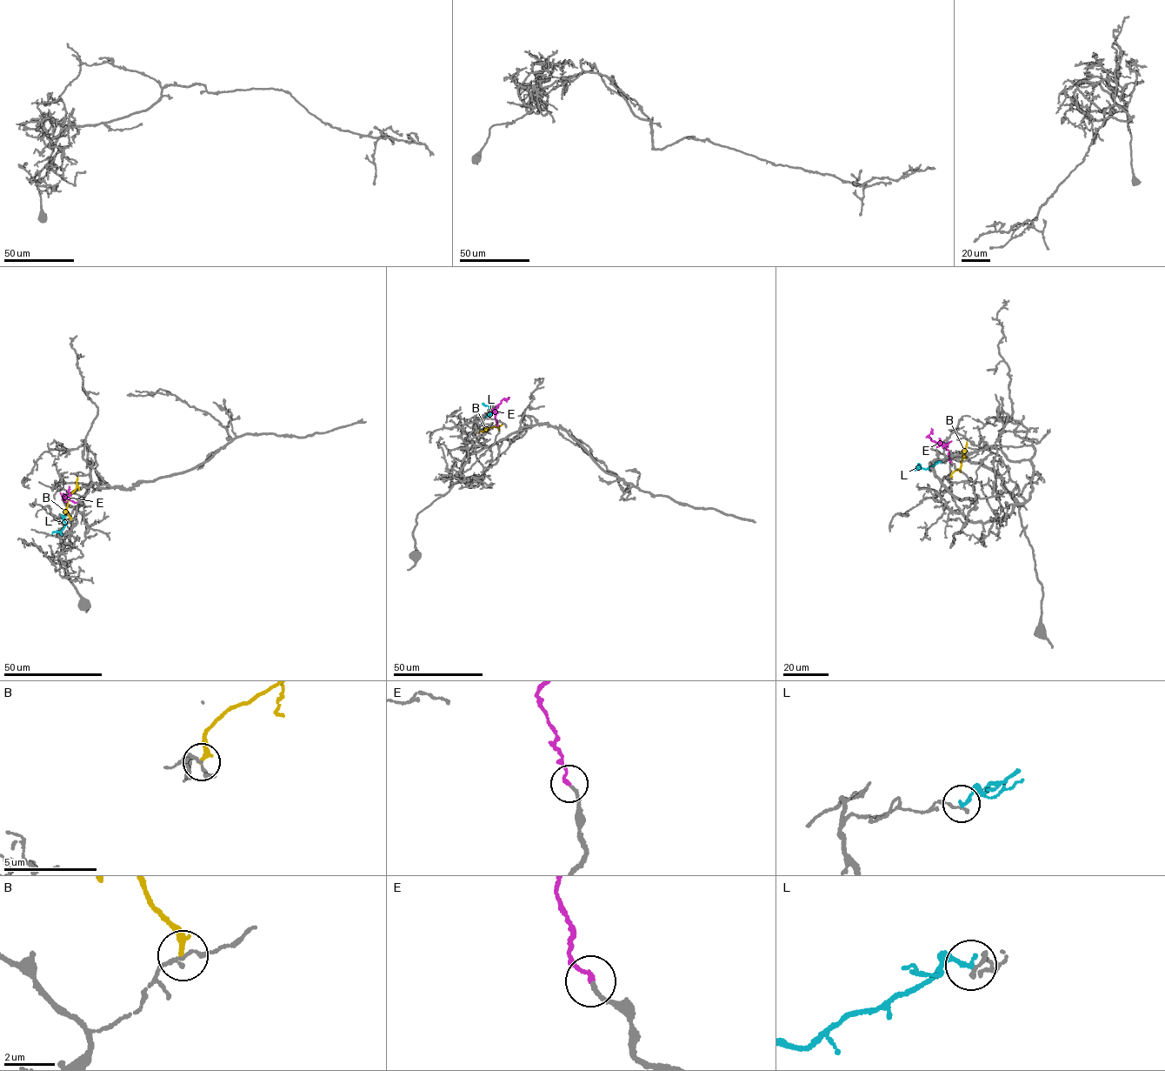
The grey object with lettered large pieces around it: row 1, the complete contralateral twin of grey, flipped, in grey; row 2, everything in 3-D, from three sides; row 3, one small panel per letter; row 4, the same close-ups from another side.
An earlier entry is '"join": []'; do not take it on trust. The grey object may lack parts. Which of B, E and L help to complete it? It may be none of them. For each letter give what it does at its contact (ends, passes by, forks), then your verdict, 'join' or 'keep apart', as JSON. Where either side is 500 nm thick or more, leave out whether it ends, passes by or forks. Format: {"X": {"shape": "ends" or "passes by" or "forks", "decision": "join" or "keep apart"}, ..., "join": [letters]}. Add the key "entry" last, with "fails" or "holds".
{"B": {"shape": "ends", "decision": "keep apart"}, "E": {"shape": "ends", "decision": "join"}, "L": {"shape": "ends", "decision": "keep apart"}, "join": ["E"], "entry": "fails"}

